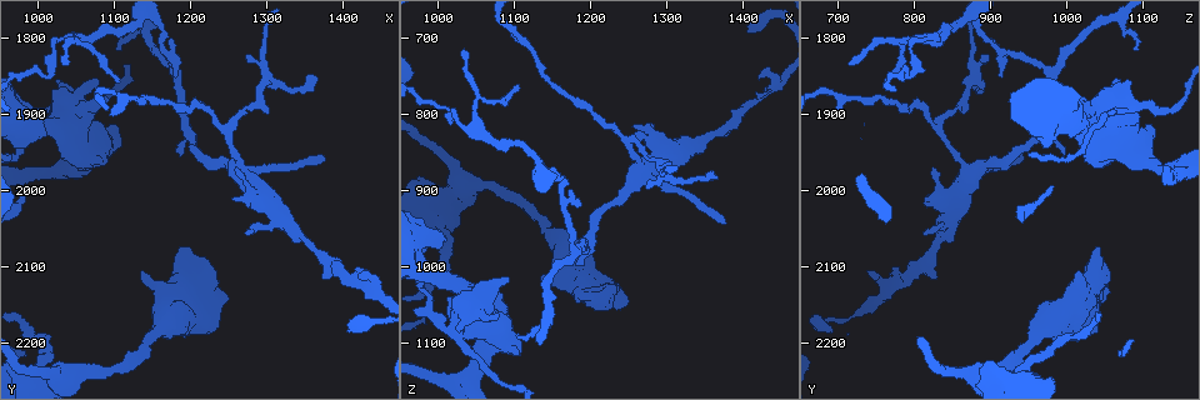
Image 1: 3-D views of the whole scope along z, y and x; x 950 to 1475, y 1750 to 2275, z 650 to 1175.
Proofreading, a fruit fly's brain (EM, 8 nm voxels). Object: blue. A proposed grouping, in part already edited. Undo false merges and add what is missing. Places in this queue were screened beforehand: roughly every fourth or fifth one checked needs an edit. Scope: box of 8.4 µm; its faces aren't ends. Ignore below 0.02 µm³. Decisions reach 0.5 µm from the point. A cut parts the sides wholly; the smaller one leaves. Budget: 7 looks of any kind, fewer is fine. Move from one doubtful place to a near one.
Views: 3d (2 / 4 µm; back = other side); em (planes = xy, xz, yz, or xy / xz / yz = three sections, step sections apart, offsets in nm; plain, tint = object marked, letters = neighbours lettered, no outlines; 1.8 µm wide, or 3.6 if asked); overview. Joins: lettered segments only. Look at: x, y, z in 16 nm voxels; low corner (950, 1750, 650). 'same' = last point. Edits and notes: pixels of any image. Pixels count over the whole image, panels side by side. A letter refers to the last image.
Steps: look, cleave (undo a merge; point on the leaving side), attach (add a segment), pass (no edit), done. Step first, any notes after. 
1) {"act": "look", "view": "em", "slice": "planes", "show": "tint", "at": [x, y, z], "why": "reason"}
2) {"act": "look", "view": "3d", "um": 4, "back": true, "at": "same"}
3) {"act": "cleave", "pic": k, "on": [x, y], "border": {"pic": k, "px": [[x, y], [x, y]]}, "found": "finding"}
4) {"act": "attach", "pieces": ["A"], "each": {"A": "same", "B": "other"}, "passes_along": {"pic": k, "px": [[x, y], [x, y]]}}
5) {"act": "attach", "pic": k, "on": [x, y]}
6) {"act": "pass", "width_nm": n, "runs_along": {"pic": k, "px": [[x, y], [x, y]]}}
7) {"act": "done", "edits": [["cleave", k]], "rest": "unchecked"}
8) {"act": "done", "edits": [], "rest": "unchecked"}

{"act": "look", "view": "em", "slice": "planes", "show": "letters", "at": [1010, 1925, 965], "why": "thick end"}

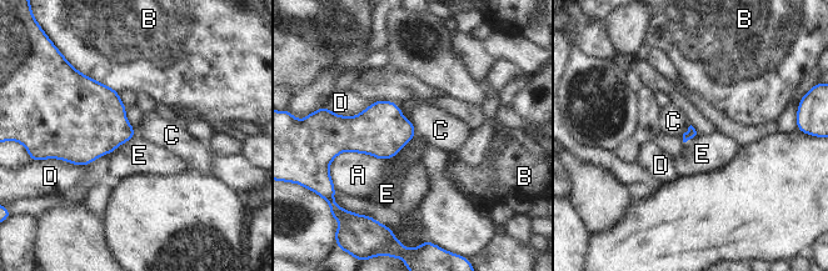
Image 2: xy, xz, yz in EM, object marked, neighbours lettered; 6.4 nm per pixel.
{"act": "pass", "each": {"A": "other", "B": "other", "C": "other", "D": "other", "E": "other"}, "found": "none of them fits"}

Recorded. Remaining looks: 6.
{"act": "look", "view": "3d", "um": 2, "at": [1030, 1890, 1105], "why": "calibre changes"}

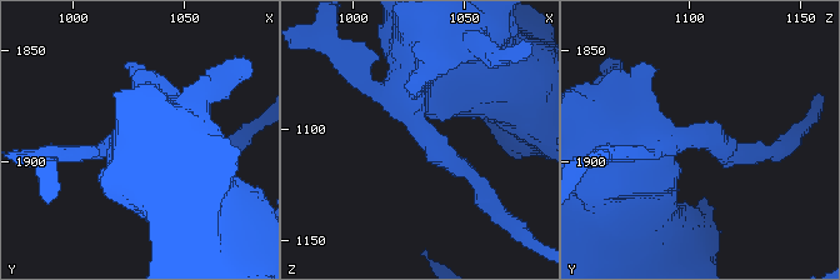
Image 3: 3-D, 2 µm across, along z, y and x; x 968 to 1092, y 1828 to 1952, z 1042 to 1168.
{"act": "look", "view": "em", "slice": "planes", "show": "tint", "at": [1030, 1890, 1101], "why": "need the tissue"}

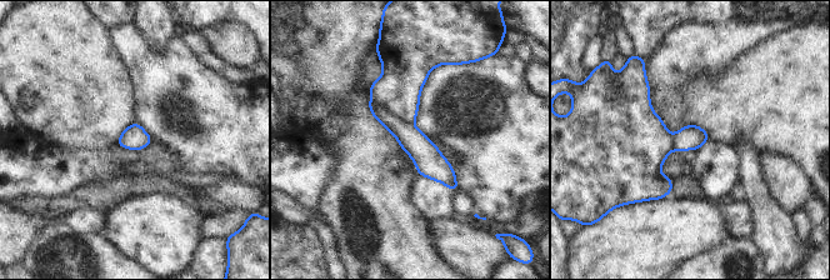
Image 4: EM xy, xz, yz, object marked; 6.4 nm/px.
{"act": "look", "view": "em", "slice": "planes", "show": "letters", "at": "same", "why": "what lies round it"}

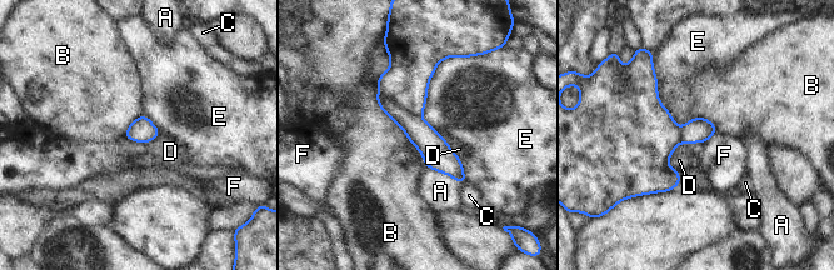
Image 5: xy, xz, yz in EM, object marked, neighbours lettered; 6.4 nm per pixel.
{"act": "pass", "width_nm": 160, "each": {"A": "other", "B": "other", "C": "other", "D": "other", "E": "other", "F": "other"}, "border": {"pic": 5, "px": [[375, 83], [378, 105], [411, 143]]}, "found": "continuous, no second neuron"}

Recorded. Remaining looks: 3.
{"act": "look", "view": "3d", "um": 2, "at": [1185, 1955, 1000], "why": "tapers out"}

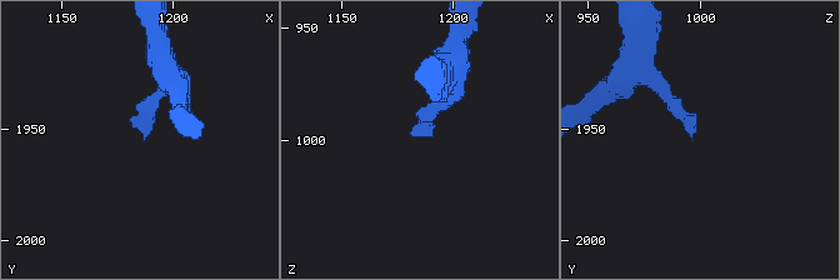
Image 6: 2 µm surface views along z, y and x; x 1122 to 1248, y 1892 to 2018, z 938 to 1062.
{"act": "look", "view": "em", "slice": "planes", "show": "letters", "at": [1186, 1952, 998]}

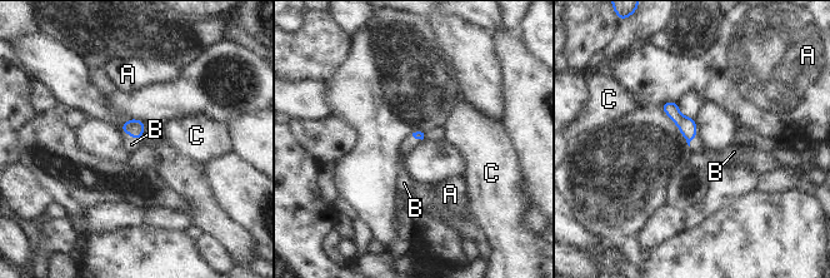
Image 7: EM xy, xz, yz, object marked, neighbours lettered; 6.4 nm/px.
{"act": "attach", "pieces": ["B"], "each": {"A": "other", "B": "same", "C": "other"}, "passes_along": {"pic": 7, "px": [[133, 127], [131, 135], [131, 144]]}, "found": "the neuron continues"}

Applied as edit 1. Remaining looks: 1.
{"act": "done", "edits": [["attach", 7]], "rest": "unchecked"}

